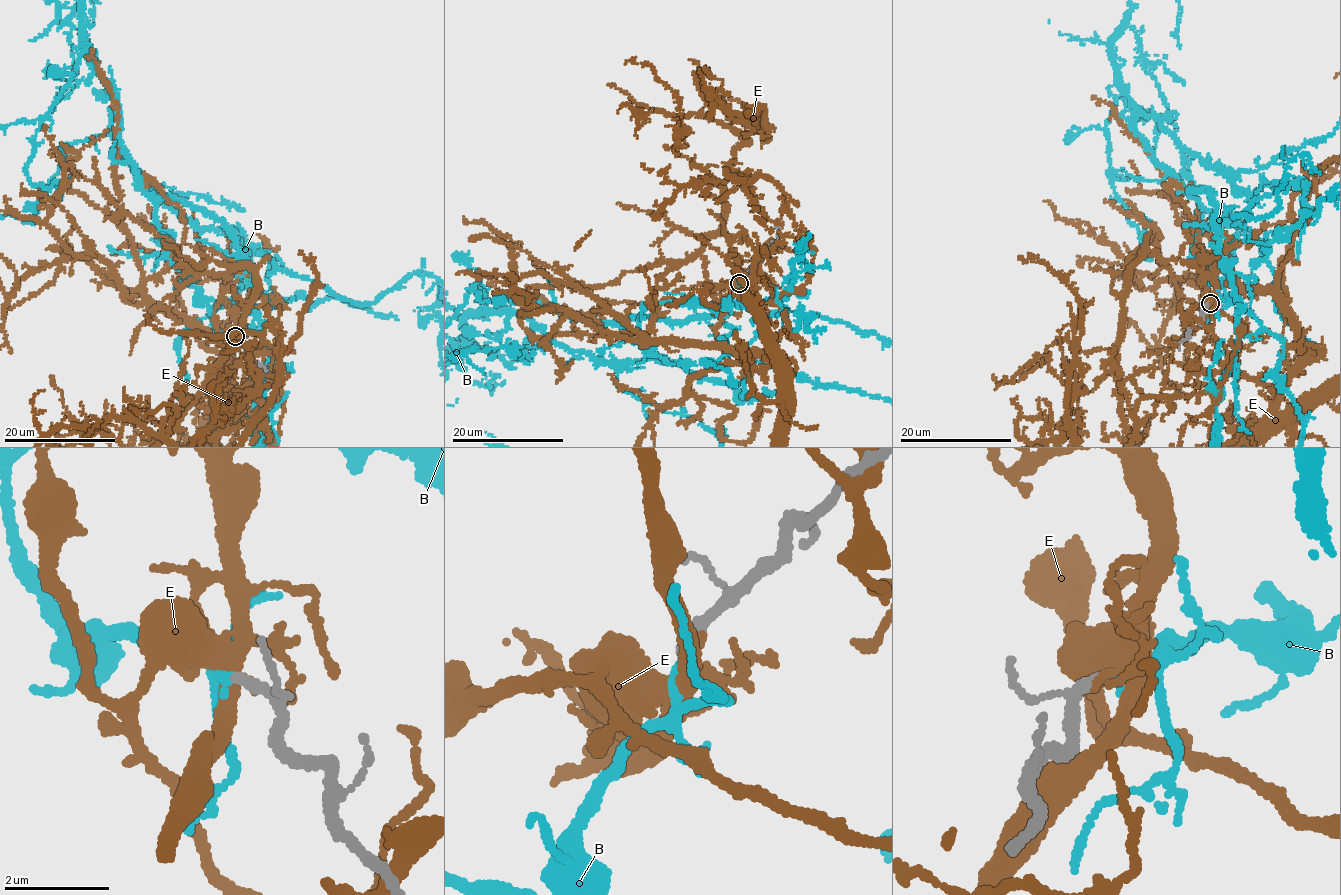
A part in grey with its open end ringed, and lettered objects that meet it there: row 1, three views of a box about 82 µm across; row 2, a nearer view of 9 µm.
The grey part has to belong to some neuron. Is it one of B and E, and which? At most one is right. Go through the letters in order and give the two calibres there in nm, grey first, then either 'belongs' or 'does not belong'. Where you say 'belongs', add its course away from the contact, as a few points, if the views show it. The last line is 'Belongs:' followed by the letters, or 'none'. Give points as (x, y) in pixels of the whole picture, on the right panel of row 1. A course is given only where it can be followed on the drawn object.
B: 240 nm thick on the grey side, 140 nm on the other; belongs
E: 190 nm thick on the grey side, 140 nm on the other; does not belong
Belongs: B

